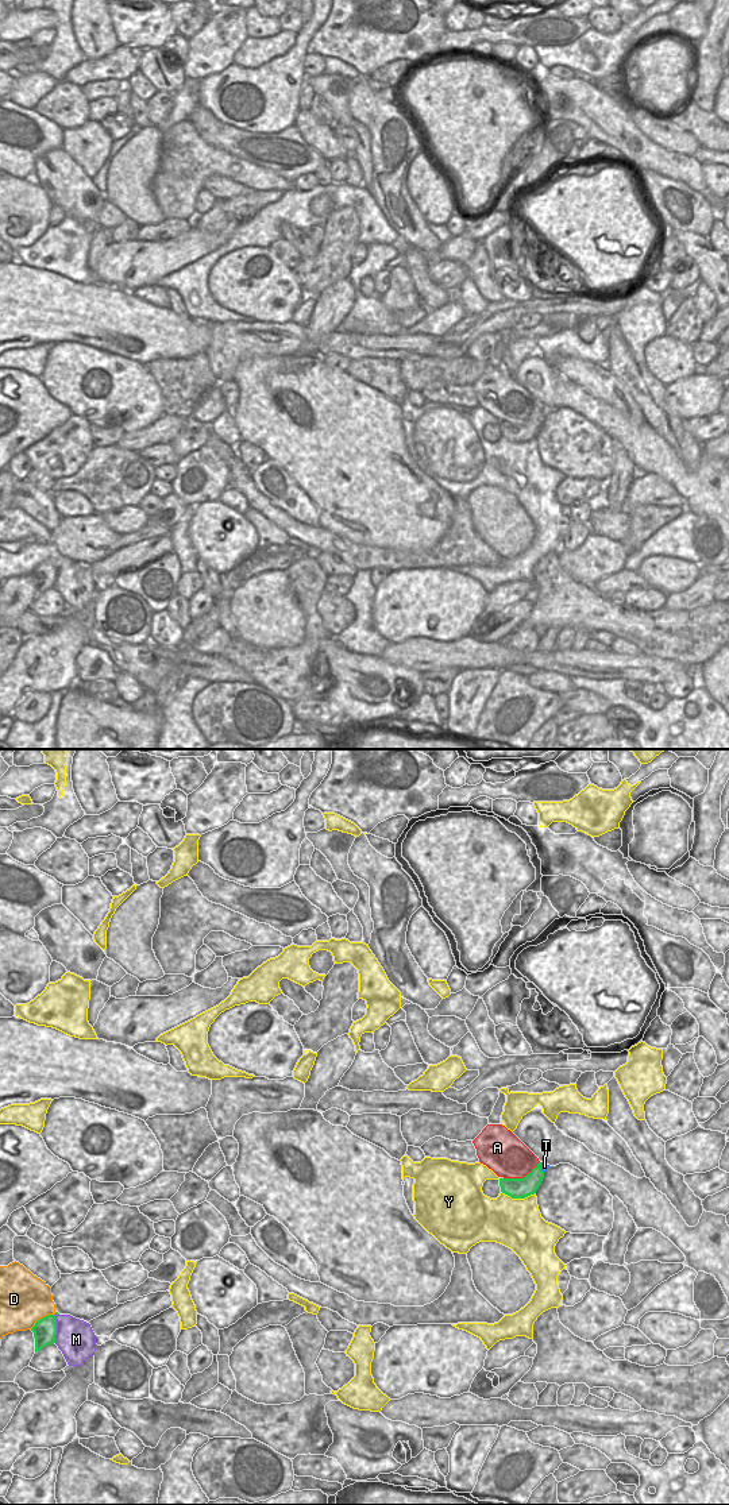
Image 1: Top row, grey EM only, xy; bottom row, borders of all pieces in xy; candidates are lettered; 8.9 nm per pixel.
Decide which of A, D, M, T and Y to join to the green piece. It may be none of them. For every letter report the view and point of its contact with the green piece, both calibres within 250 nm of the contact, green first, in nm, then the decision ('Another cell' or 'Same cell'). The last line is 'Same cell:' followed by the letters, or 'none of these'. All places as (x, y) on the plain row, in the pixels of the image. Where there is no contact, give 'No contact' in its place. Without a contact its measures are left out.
A: Touches green at xy (523, 421). Thickness 190 nm (green) against 380 nm. Another cell
D: Touches green at xy (42, 562). Thickness 220 nm (green) against 460 nm. Another cell
M: Touches green at xy (56, 571). Thickness 220 nm (green) against 340 nm. Another cell
T: Touches green at xy (540, 412). Thickness 180 nm (green) against 70 nm. Same cell
Y: Touches green at xy (517, 442). Thickness 190 nm (green) against 460 nm. Another cell
Same cell: T.

